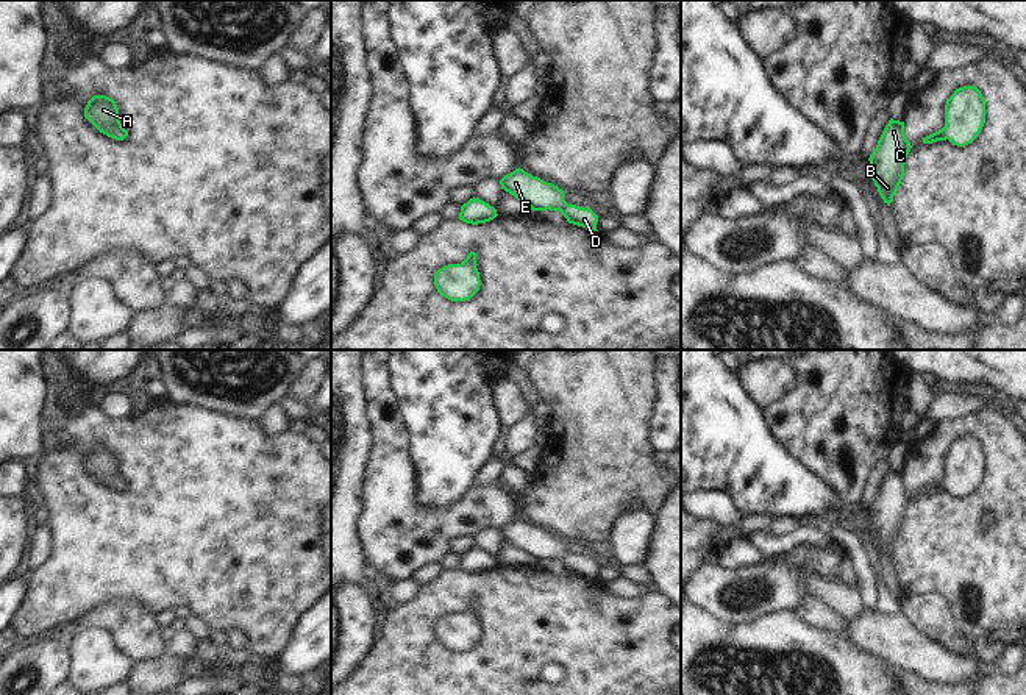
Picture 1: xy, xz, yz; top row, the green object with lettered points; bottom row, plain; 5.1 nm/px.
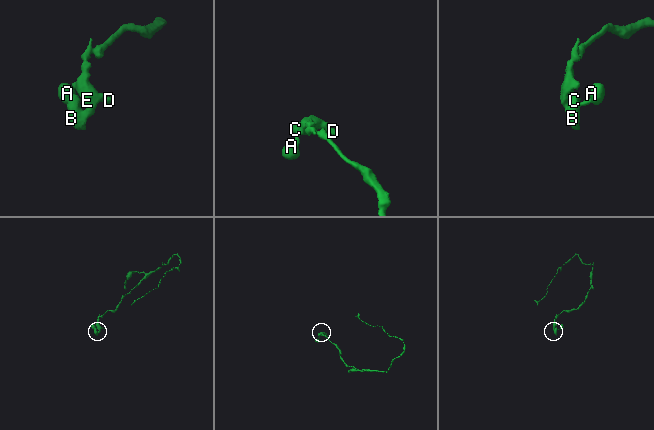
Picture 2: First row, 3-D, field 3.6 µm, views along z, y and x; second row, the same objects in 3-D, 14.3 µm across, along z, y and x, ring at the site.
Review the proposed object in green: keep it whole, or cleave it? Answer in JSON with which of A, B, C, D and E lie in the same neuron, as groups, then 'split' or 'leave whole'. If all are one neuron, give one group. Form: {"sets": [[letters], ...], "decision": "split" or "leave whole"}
{"sets": [["A", "B", "C", "D", "E"]], "decision": "leave whole"}

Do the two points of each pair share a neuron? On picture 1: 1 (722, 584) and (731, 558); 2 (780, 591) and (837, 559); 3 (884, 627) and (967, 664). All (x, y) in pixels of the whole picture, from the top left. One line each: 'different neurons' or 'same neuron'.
1: different neurons
2: same neuron
3: same neuron

